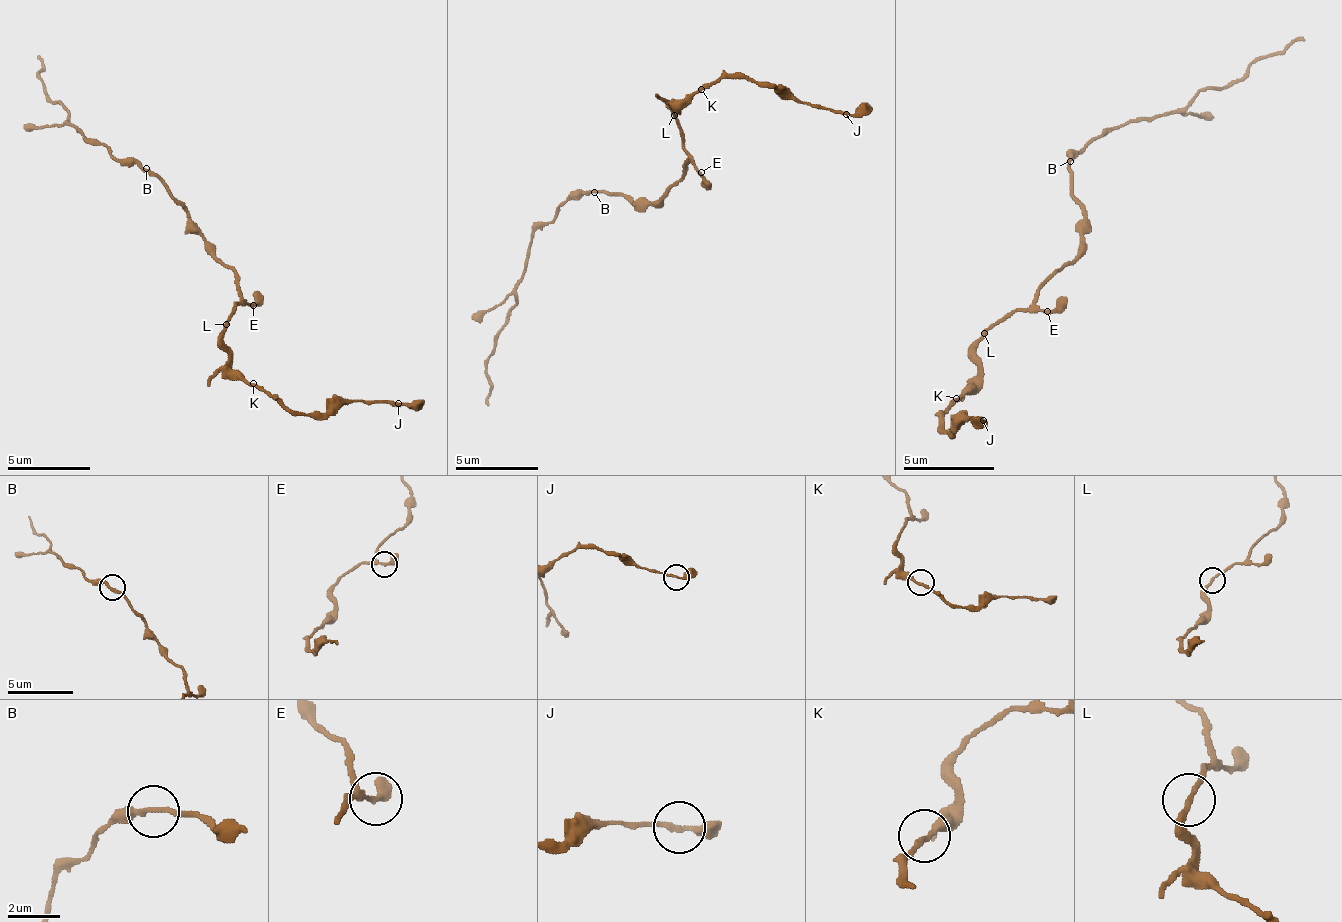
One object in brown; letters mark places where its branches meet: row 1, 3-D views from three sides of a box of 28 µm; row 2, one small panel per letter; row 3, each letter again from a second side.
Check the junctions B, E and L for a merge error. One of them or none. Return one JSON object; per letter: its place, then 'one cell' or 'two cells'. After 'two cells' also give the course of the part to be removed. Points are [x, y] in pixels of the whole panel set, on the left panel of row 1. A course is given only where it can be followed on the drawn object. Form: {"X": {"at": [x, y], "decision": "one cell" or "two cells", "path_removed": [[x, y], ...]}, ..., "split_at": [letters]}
{"B": {"at": [146, 168], "decision": "one cell"}, "E": {"at": [253, 305], "decision": "one cell"}, "L": {"at": [226, 324], "decision": "two cells", "path_removed": [[225, 325], [229, 366], [295, 412], [336, 412], [365, 399], [398, 403], [422, 399]]}, "split_at": ["L"]}

